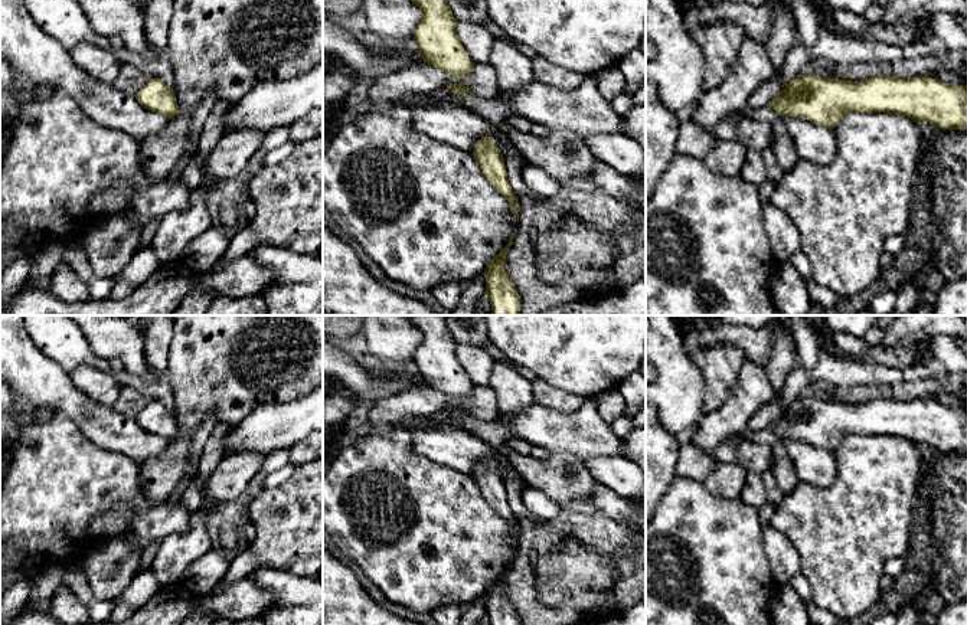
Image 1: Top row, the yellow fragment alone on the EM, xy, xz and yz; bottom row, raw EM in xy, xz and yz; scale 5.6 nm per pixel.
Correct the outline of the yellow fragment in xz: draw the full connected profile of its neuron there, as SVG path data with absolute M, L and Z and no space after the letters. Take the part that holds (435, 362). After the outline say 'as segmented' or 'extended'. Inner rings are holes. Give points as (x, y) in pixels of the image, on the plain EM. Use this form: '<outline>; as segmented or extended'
M409 315L422 334L412 367L424 385L448 397L463 400L476 387L457 360L457 341L442 315Z; as segmented

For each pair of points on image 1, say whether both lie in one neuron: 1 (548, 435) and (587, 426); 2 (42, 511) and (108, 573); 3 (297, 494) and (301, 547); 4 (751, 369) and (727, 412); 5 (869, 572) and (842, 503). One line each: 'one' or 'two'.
1: one
2: two
3: one
4: one
5: one

